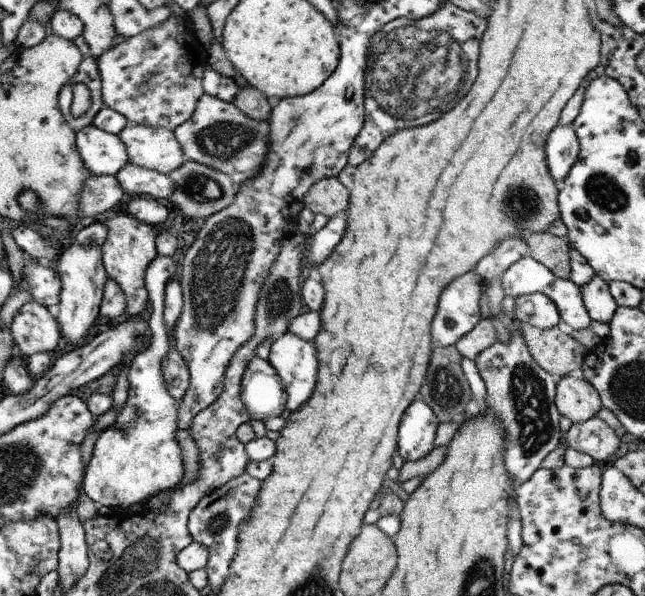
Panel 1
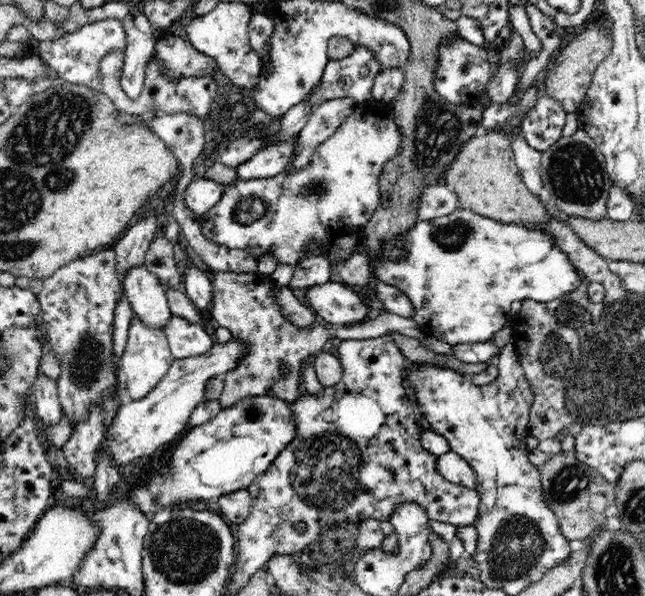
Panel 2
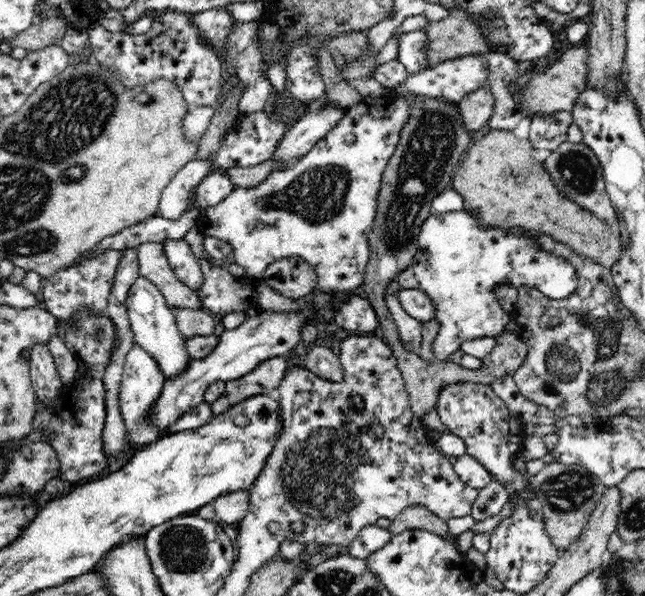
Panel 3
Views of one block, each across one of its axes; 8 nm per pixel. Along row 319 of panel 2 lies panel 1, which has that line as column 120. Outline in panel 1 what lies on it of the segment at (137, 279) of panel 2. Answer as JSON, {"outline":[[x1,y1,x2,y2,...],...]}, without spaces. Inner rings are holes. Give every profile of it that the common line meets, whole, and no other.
{"outline":[[93,124,76,133,82,162,91,175,115,175,129,163,126,146,118,135,100,130]]}

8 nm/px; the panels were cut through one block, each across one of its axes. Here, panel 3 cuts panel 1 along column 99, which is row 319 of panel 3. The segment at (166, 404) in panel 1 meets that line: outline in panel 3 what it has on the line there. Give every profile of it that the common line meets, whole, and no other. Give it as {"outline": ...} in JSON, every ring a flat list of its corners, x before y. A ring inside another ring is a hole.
{"outline":[[464,209,444,214,432,213,422,224,418,236,417,251,406,270,397,276,398,284,404,289,420,289,432,299,440,323,436,343,432,346,435,361,448,361,451,354,461,348,467,339,491,337,503,334,507,325,506,312,497,301,493,288,510,282,514,287,524,285,536,287,548,298,561,299,575,289,578,284,576,269,563,258,546,252,537,244,537,239,527,234,506,232,501,228,483,228]]}

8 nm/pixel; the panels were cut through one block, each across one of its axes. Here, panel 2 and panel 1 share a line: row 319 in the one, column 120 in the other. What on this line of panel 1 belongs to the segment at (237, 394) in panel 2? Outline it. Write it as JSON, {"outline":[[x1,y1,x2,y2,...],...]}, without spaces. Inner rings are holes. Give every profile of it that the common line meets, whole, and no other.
{"outline":[[108,214,102,217,101,221,104,221,108,228,106,240,101,246,105,270,108,272,108,276,122,288,122,292,126,296,126,312,124,314,128,314,127,318,140,317,149,301,149,294,144,286,146,268,159,255,156,248,158,231,155,226,144,224,130,214,122,214,122,216]]}

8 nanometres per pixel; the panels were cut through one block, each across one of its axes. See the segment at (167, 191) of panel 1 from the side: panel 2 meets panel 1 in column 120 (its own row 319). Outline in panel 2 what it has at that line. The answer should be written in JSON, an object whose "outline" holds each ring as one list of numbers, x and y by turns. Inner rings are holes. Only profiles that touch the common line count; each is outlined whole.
{"outline":[[172,315,166,323,165,334,174,359,205,354,215,344,198,323,190,323,176,315]]}

